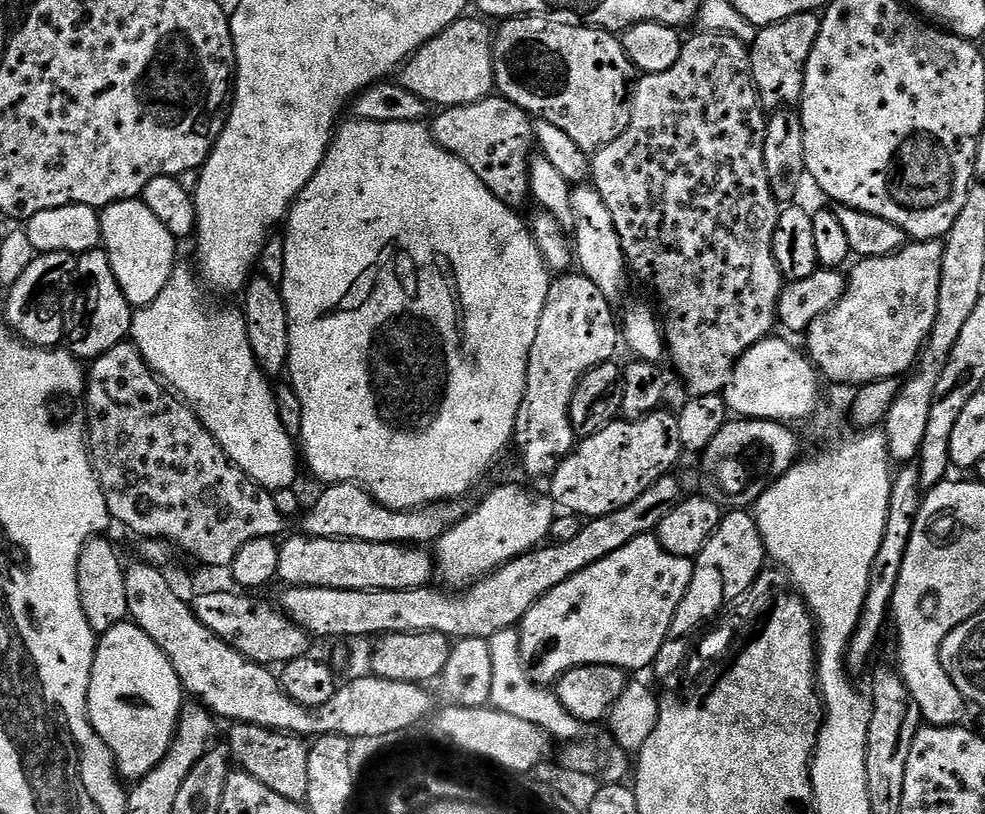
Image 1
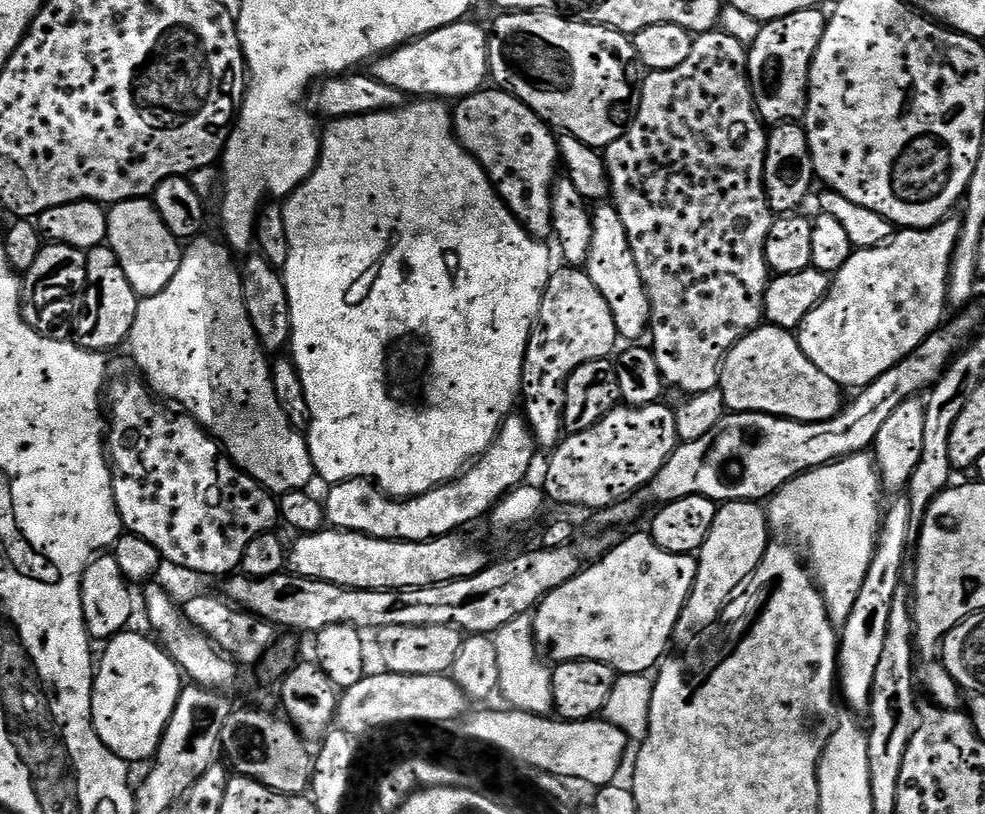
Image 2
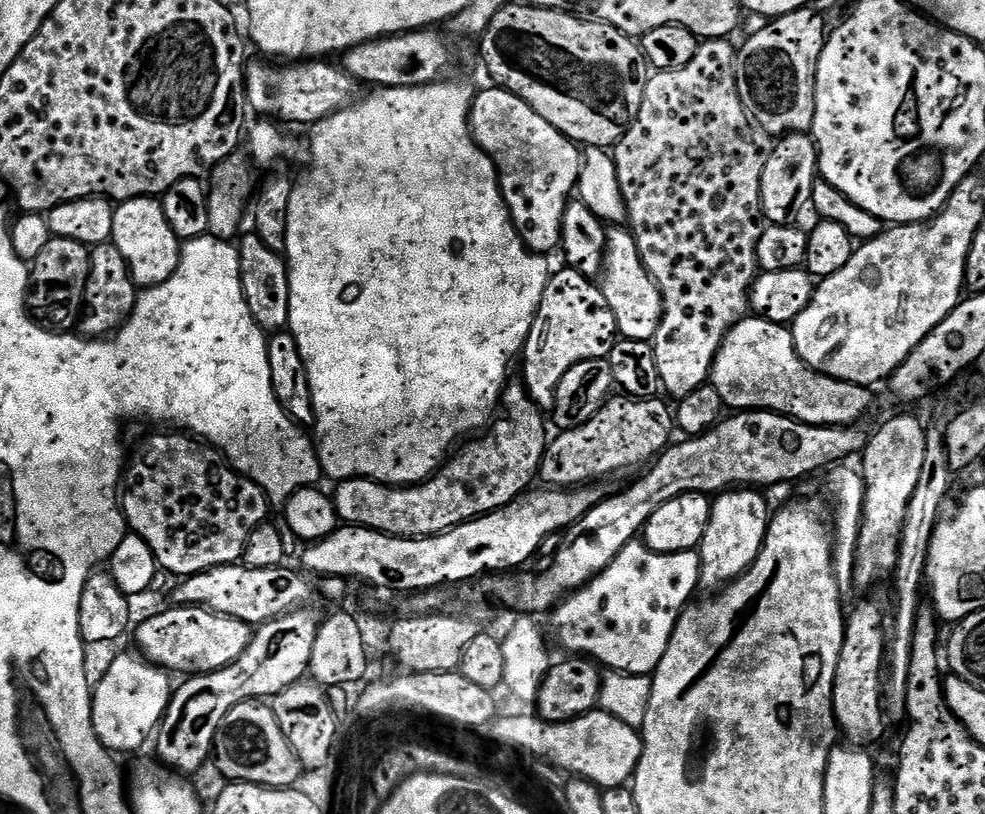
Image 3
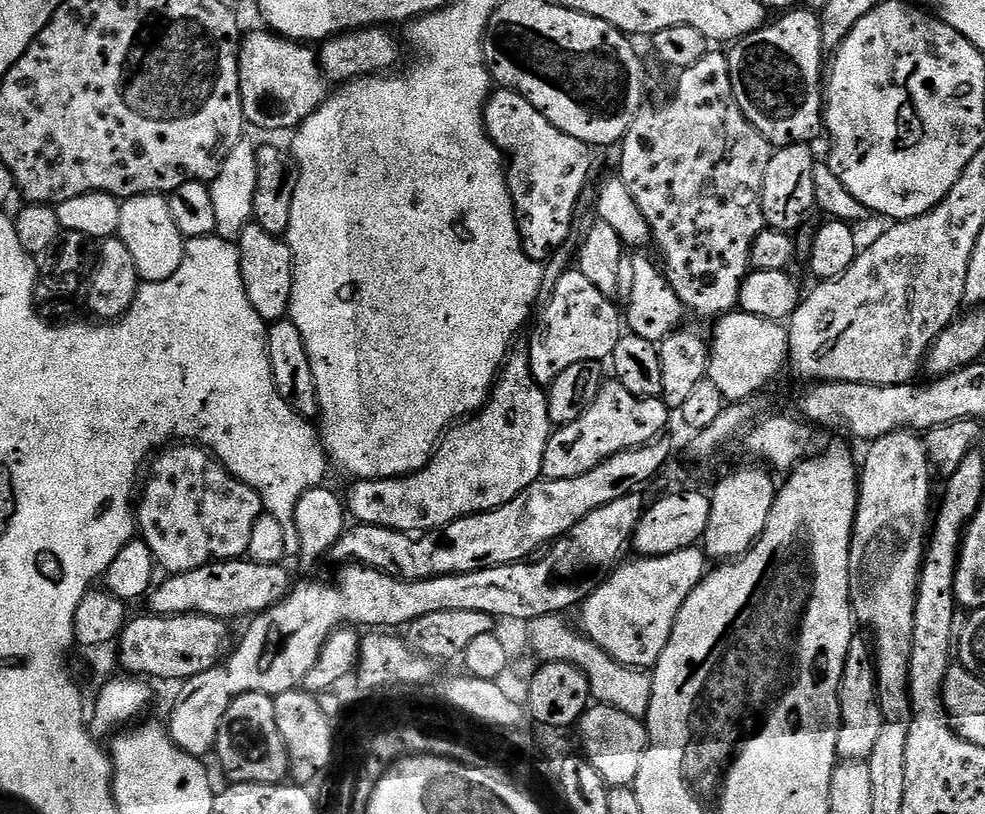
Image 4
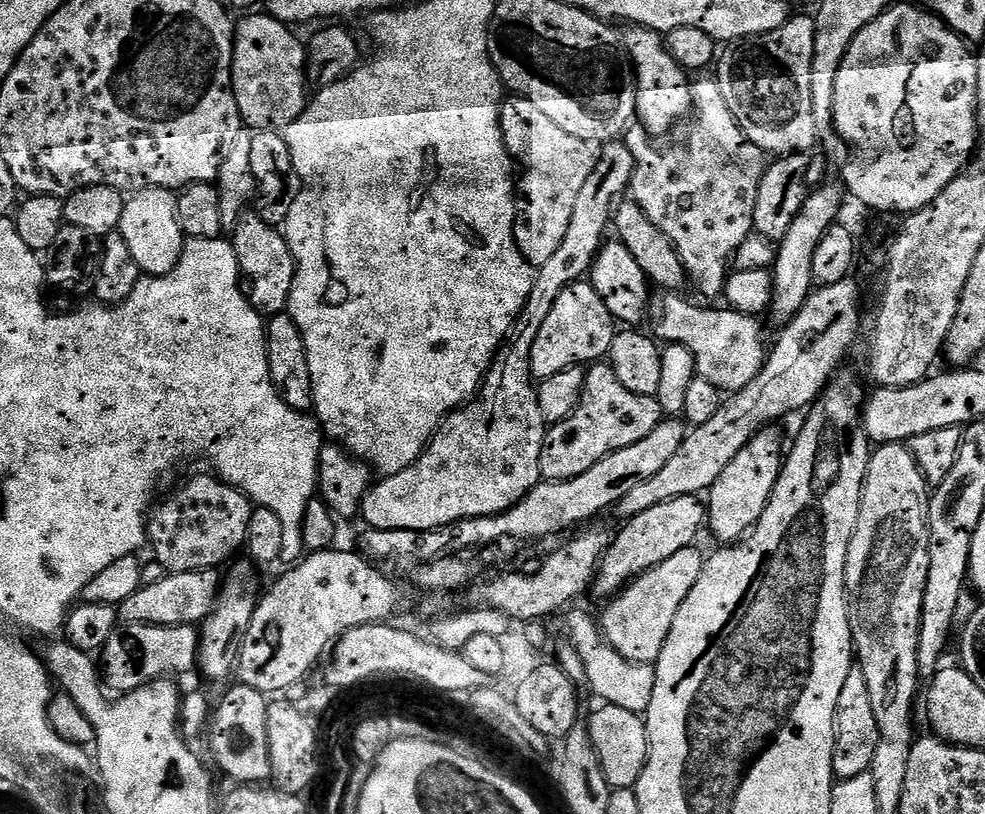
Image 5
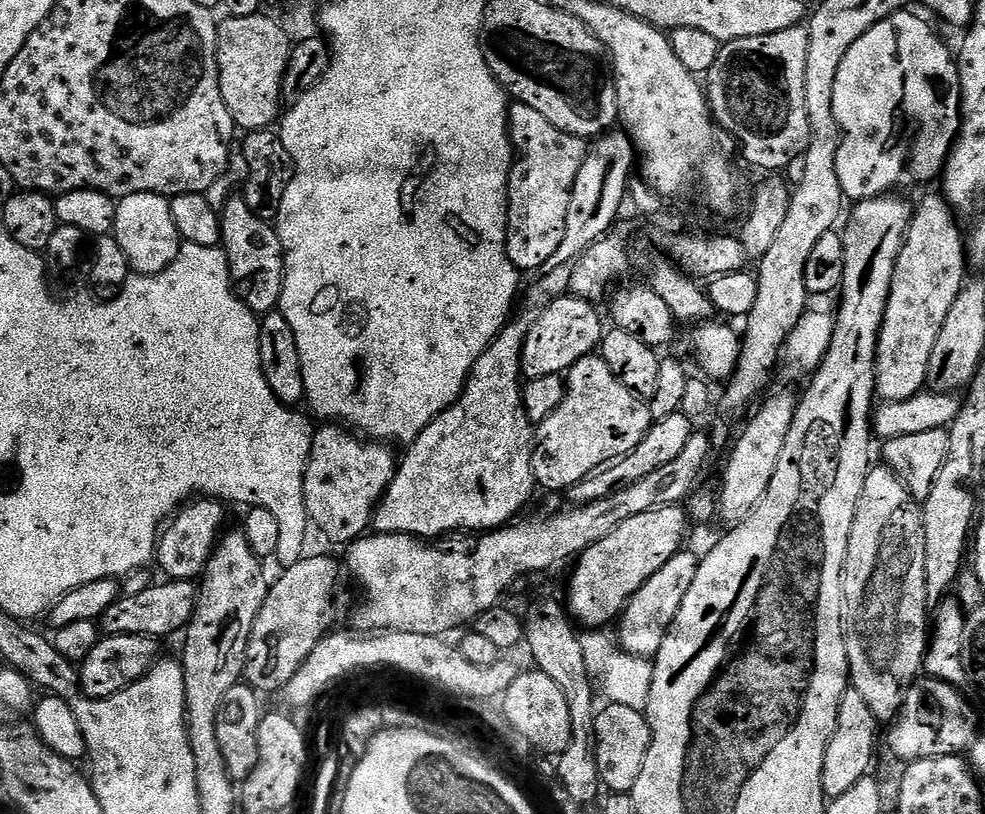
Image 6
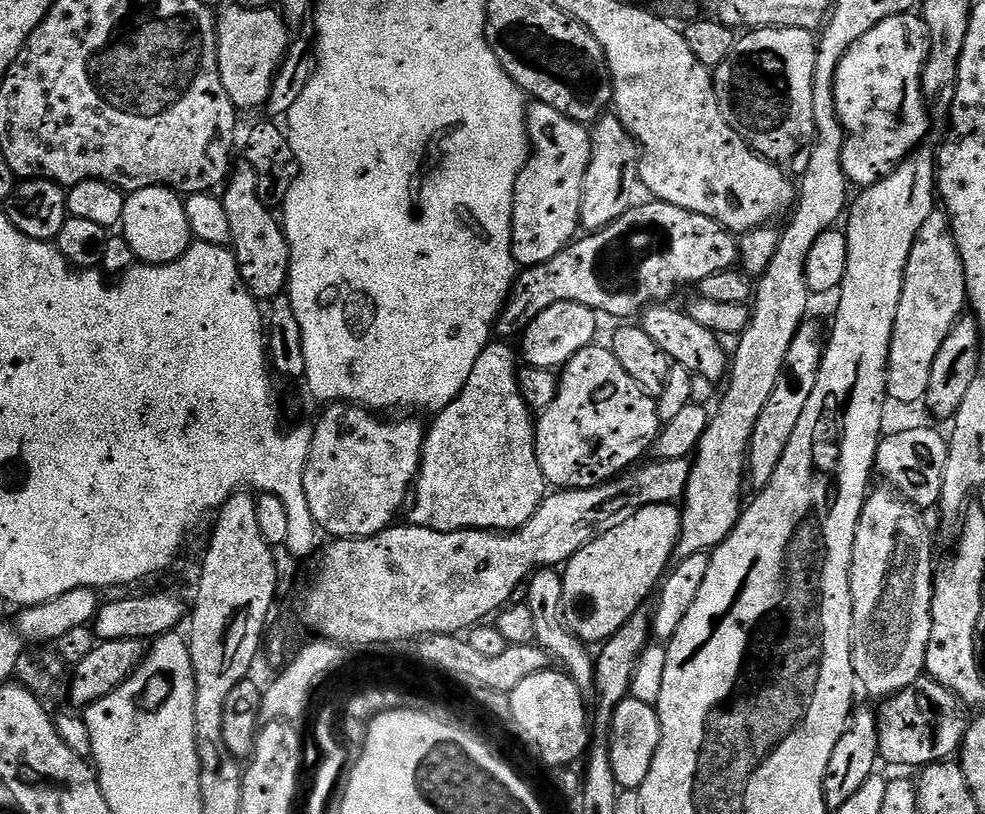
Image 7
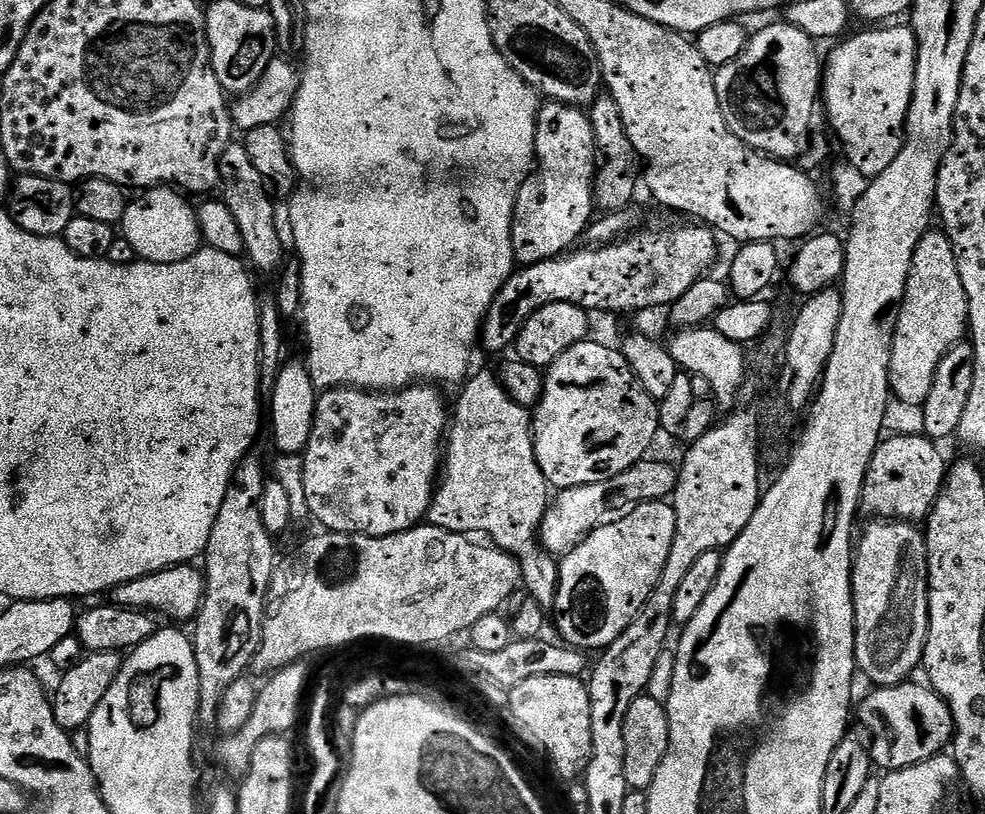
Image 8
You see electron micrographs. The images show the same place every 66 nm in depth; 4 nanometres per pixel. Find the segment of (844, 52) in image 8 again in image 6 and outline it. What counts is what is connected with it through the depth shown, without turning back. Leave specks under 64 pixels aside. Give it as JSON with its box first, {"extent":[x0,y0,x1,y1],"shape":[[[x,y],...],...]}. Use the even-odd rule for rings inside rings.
{"extent":[833,10,962,202],"shape":[[[912,10],[895,12],[894,15],[886,17],[882,22],[878,22],[850,50],[846,50],[846,58],[842,58],[842,66],[838,66],[837,81],[834,82],[834,100],[833,112],[836,115],[837,122],[840,126],[842,139],[840,149],[837,150],[837,172],[838,178],[844,187],[844,193],[853,201],[859,202],[867,200],[869,196],[882,196],[891,193],[899,186],[903,180],[913,180],[916,184],[924,184],[927,180],[932,180],[941,175],[944,167],[948,162],[948,156],[951,155],[953,147],[960,135],[962,129],[962,95],[959,90],[960,73],[958,64],[952,61],[952,52],[944,45],[944,40],[923,20],[920,16],[915,16]]]}

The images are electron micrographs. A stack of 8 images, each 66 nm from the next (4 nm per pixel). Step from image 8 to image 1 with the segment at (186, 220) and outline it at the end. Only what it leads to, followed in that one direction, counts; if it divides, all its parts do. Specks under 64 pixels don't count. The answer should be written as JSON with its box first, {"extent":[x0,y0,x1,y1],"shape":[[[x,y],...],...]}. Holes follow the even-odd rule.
{"extent":[100,198,178,309],"shape":[[[137,198],[119,200],[118,203],[103,209],[100,212],[100,238],[102,247],[110,258],[110,266],[114,266],[114,278],[118,278],[118,286],[122,286],[122,294],[126,294],[133,309],[145,308],[147,304],[154,302],[154,298],[162,294],[166,282],[170,282],[172,272],[178,267],[176,260],[178,242],[170,234],[170,230],[166,230],[166,226],[158,222],[158,217],[150,211],[150,206],[146,206],[143,199]]]}

